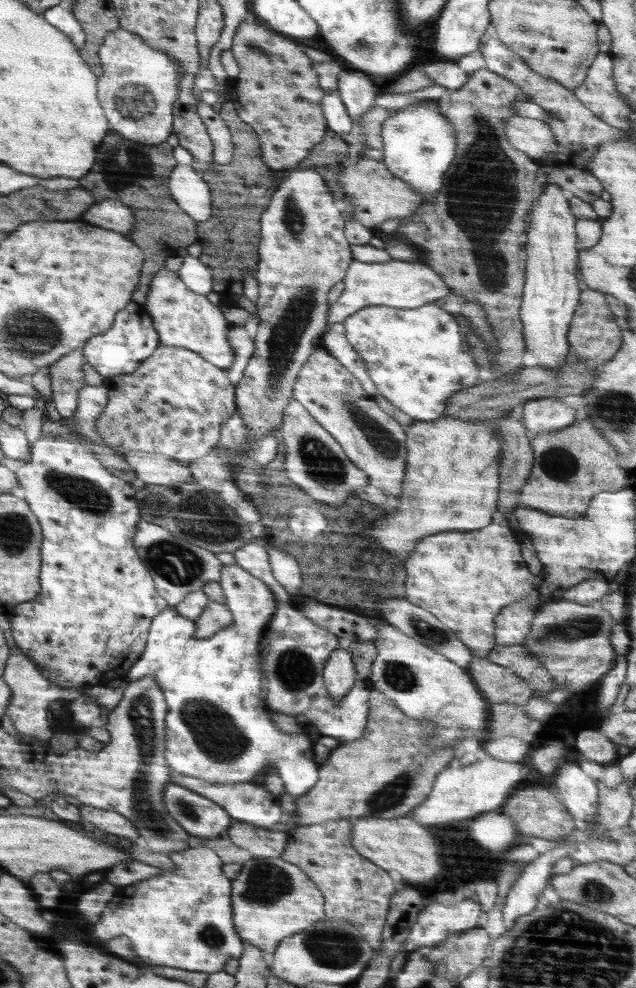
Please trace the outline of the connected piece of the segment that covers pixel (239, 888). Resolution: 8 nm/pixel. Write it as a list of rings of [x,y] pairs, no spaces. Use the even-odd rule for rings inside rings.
[[[252,858],[231,881],[232,921],[238,936],[252,947],[274,953],[283,938],[325,920],[323,893],[295,864],[278,858]]]

